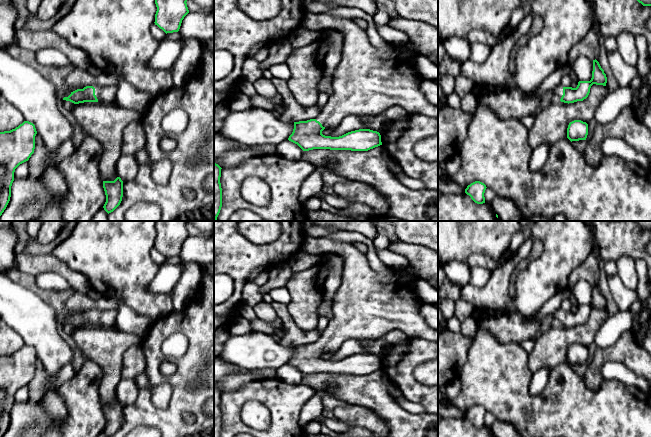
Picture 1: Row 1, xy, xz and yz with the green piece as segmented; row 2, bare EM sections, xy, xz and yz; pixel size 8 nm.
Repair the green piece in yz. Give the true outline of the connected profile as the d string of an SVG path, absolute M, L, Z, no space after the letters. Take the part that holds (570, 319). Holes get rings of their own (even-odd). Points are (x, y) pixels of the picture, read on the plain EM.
M593 284L592 302L590 305L579 305L576 312L563 311L561 308L554 312L554 320L556 324L564 327L574 327L583 325L590 317L593 308L606 310L607 301L599 286Z

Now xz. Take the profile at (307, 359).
M306 236L303 247L308 254L318 255L322 258L334 254L342 257L344 260L341 284L332 304L333 318L329 321L327 328L315 343L294 346L293 356L288 362L289 365L297 368L303 375L313 373L368 375L382 369L380 357L370 353L351 355L339 361L322 358L322 355L331 349L335 352L347 339L377 340L390 330L398 329L408 338L420 337L438 342L438 329L432 329L427 324L425 316L421 311L422 303L415 288L415 281L405 272L405 268L388 268L382 272L376 272L371 269L366 254L360 252L354 244L338 242L328 237L314 238Z

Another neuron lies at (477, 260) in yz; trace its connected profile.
M473 254L470 258L470 266L472 267L484 267L490 271L499 268L505 261L506 257L501 256L498 260L494 260L487 255Z

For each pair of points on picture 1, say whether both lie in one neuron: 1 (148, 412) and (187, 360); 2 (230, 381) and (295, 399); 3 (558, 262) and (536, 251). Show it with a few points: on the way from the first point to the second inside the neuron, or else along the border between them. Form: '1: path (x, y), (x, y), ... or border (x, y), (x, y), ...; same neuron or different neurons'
1: path (166, 413), (180, 399), (180, 380), (182, 378); same neuron
2: border (261, 379), (224, 391); different neurons
3: border (540, 240), (542, 252), (524, 269); different neurons

